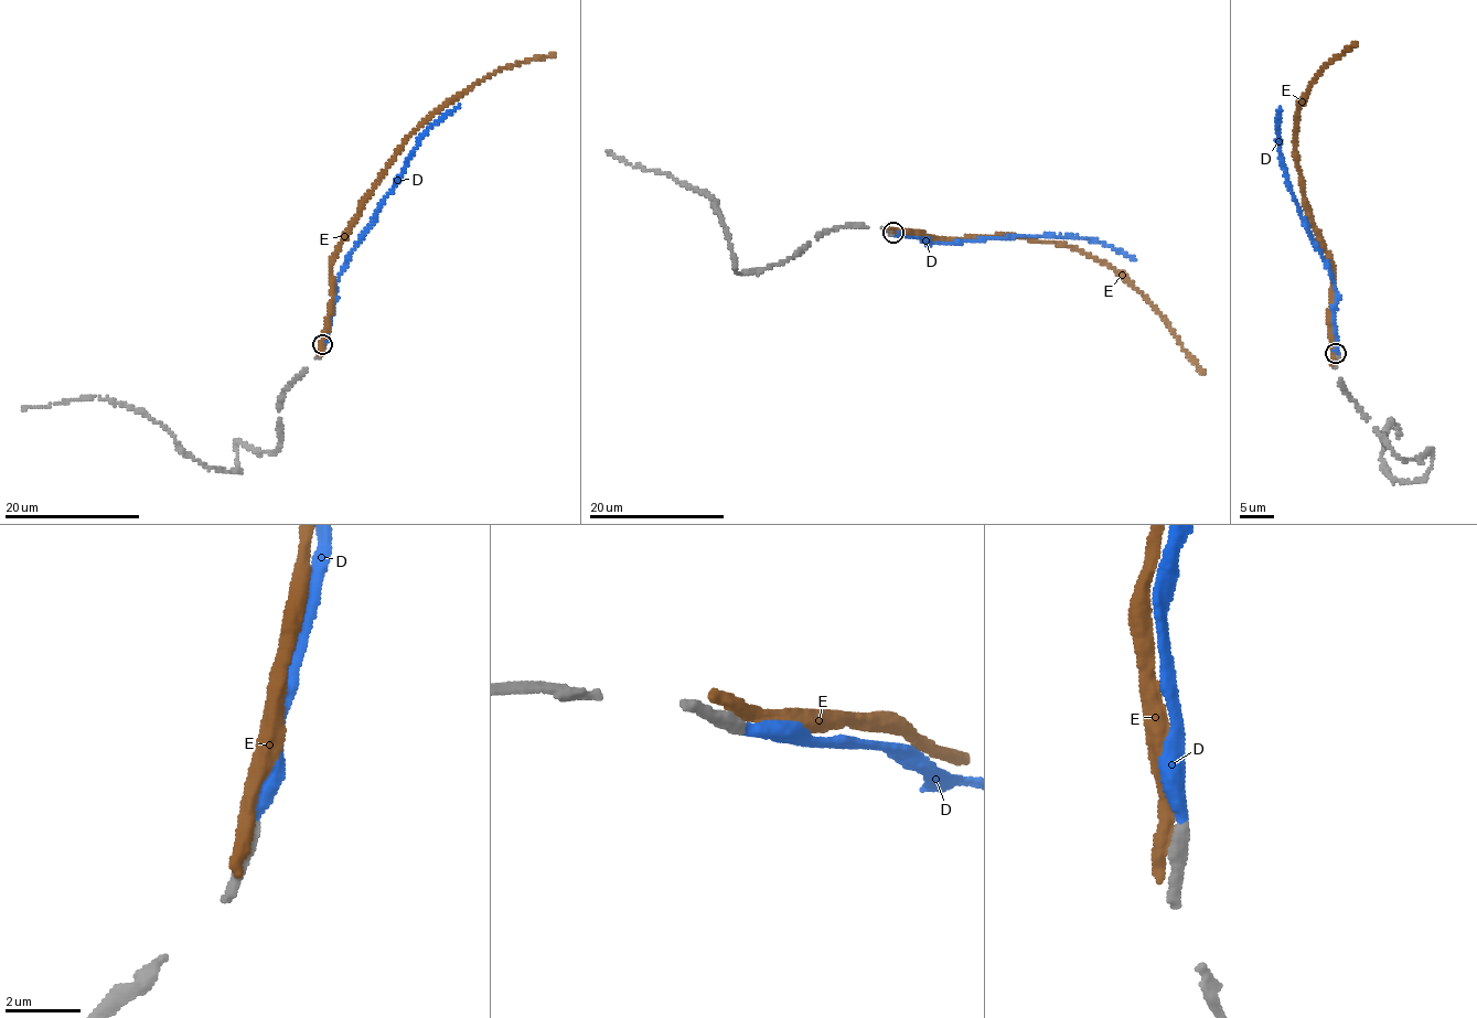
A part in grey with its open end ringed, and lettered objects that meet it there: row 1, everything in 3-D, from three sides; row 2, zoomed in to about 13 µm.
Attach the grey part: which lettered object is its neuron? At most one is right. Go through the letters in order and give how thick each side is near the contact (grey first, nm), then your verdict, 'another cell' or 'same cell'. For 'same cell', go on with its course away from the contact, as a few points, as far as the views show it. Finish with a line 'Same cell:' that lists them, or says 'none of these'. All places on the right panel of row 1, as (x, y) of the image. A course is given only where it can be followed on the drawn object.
D: 400/380 nm | same cell | via (1336, 354), (1335, 280), (1293, 199), (1276, 142), (1279, 107)
E: 500/480 nm | another cell
Same cell: D

